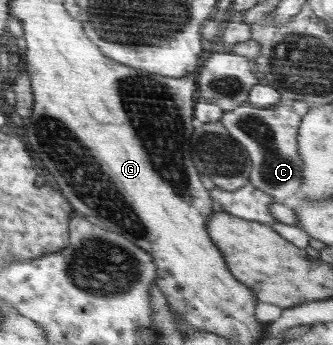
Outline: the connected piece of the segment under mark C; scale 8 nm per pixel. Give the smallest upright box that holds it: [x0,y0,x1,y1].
[221,103,305,203]

